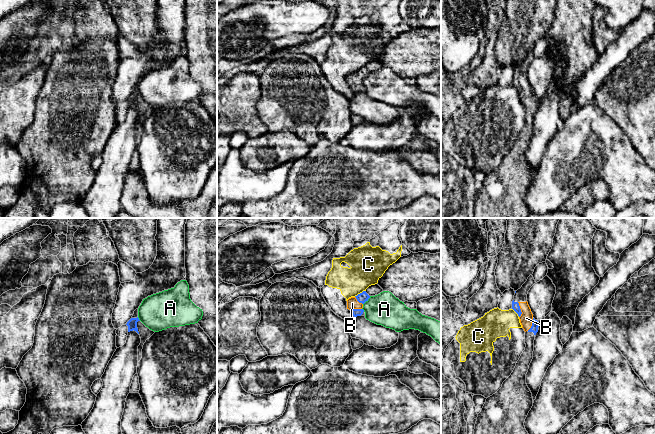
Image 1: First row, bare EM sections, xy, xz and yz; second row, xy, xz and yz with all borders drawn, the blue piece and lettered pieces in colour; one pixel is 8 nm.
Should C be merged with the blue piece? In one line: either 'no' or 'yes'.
no

